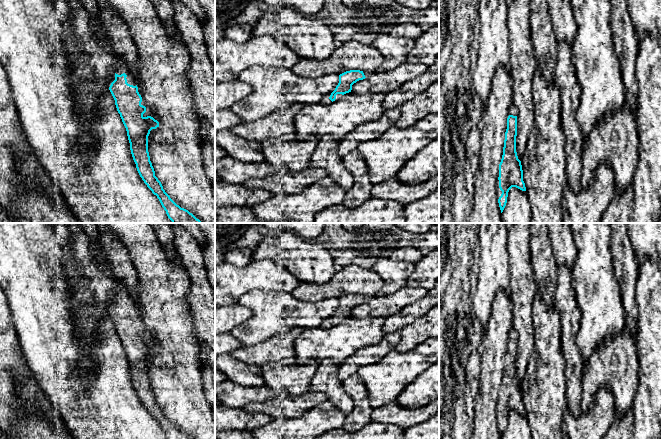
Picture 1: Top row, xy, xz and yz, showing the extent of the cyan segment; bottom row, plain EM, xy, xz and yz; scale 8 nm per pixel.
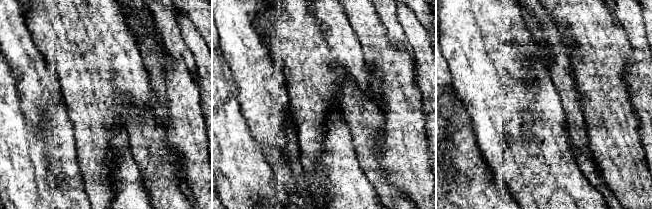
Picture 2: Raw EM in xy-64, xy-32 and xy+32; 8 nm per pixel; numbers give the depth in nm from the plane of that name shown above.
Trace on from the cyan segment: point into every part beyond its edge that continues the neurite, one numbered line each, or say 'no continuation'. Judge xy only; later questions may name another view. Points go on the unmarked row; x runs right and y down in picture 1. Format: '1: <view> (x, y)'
1: xy (119, 292)

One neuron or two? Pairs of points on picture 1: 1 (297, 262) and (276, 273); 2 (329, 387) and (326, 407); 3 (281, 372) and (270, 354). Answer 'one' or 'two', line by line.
1: two
2: two
3: two

